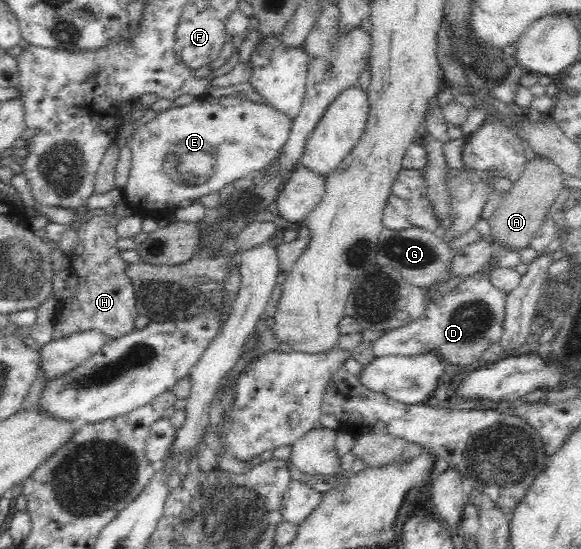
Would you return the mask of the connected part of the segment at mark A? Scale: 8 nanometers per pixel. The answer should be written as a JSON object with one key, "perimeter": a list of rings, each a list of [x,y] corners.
{"perimeter":[[[536,154],[534,159],[527,161],[519,178],[504,193],[503,200],[489,218],[492,239],[495,237],[518,251],[527,247],[530,240],[540,231],[546,212],[556,201],[558,193],[565,187],[565,178],[560,166],[544,155]]]}

